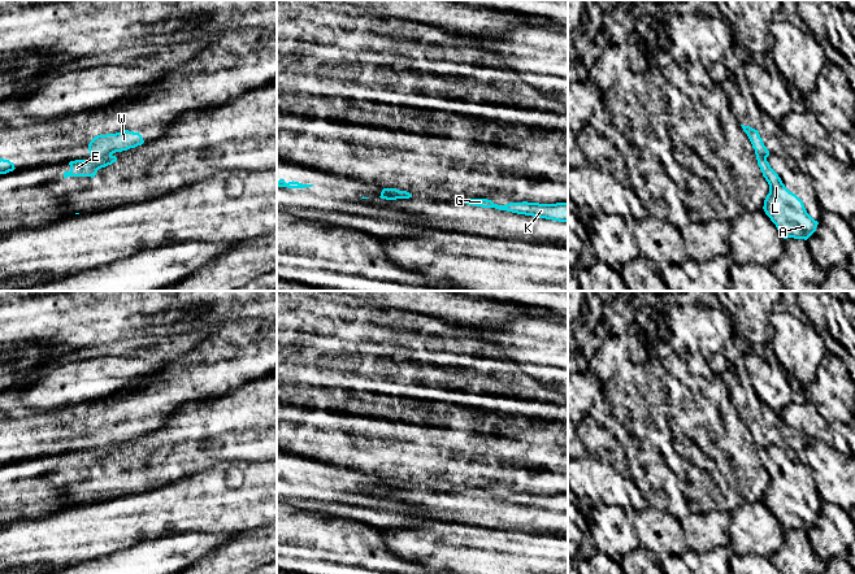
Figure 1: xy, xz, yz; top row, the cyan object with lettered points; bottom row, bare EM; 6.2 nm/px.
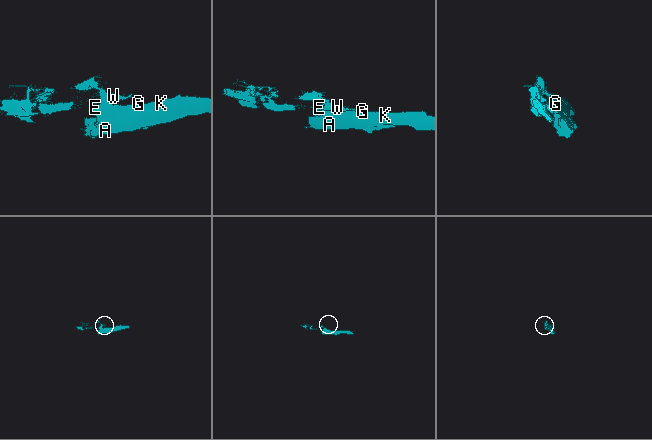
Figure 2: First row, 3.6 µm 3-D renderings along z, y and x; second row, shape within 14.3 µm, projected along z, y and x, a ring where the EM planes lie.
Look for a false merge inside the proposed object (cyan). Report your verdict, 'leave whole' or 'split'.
split

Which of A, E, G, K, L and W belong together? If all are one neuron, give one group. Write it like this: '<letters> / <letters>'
A E G K L / W

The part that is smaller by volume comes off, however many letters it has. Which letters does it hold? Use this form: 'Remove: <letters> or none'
Remove: W

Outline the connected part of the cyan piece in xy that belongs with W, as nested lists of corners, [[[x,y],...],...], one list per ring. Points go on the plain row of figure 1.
[[[125,421],[116,425],[100,425],[95,427],[88,435],[88,442],[91,449],[96,449],[135,439],[143,434],[144,431],[139,423]]]

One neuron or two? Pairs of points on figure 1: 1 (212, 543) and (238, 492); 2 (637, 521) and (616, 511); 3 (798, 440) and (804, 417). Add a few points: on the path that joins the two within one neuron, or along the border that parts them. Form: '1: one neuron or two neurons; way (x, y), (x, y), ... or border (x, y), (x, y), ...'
1: two neurons; border (187, 531), (213, 531), (231, 535)
2: two neurons; border (623, 508), (639, 546)
3: two neurons; border (777, 413), (789, 426), (798, 430), (804, 440)

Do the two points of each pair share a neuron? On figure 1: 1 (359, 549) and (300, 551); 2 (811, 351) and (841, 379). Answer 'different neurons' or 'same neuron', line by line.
1: same neuron
2: different neurons

